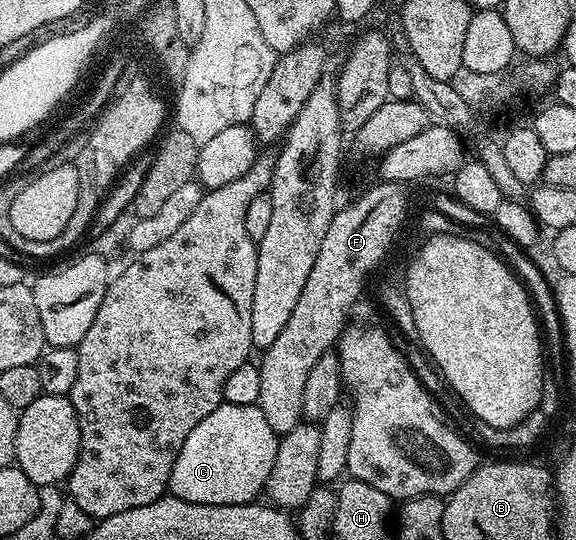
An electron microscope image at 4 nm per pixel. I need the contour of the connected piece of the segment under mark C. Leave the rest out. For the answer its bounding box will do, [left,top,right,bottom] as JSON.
[168,402,279,504]

